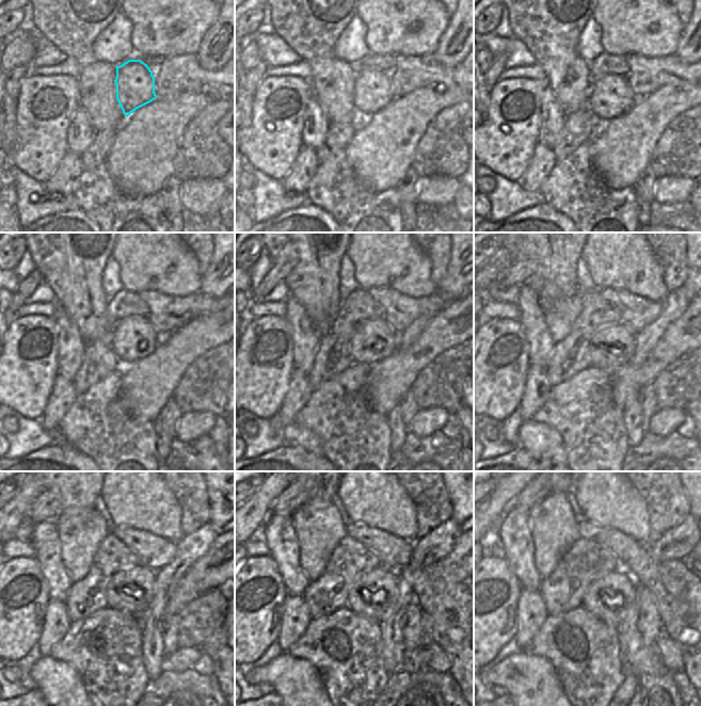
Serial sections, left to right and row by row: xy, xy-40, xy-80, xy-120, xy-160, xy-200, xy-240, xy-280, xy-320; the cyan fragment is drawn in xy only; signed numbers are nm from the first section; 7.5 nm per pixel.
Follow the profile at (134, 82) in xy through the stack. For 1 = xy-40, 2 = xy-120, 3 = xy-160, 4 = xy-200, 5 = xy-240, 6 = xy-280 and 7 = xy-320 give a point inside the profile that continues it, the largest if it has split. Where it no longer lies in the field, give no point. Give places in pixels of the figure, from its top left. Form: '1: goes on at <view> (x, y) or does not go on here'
1: goes on at xy-40 (372, 92)
2: goes on at xy-120 (134, 338)
3: goes on at xy-160 (373, 340)
4: goes on at xy-200 (610, 347)
5: goes on at xy-240 (130, 590)
6: goes on at xy-280 (372, 591)
7: goes on at xy-320 (607, 598)

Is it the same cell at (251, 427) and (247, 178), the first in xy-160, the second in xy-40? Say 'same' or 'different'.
same

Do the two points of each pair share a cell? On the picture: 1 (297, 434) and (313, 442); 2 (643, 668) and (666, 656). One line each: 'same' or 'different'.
1: same
2: different

